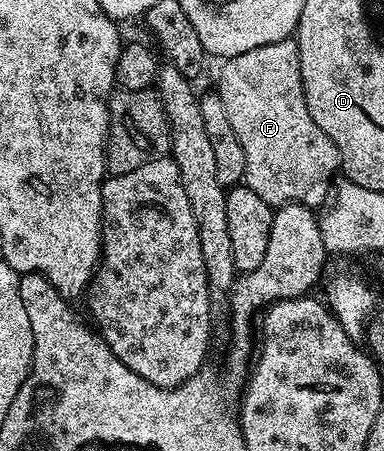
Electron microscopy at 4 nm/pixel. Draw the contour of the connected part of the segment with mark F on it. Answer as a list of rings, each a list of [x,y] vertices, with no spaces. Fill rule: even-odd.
[[[296,40],[267,43],[263,47],[255,47],[255,51],[243,51],[243,55],[228,58],[222,65],[225,66],[217,77],[215,91],[223,99],[223,108],[227,111],[227,119],[231,119],[231,128],[235,130],[235,135],[239,135],[243,155],[247,155],[244,184],[255,191],[259,199],[274,207],[291,203],[310,207],[324,206],[331,197],[333,176],[338,176],[341,168],[341,156],[335,143],[327,139],[323,127],[311,119],[303,91]]]

